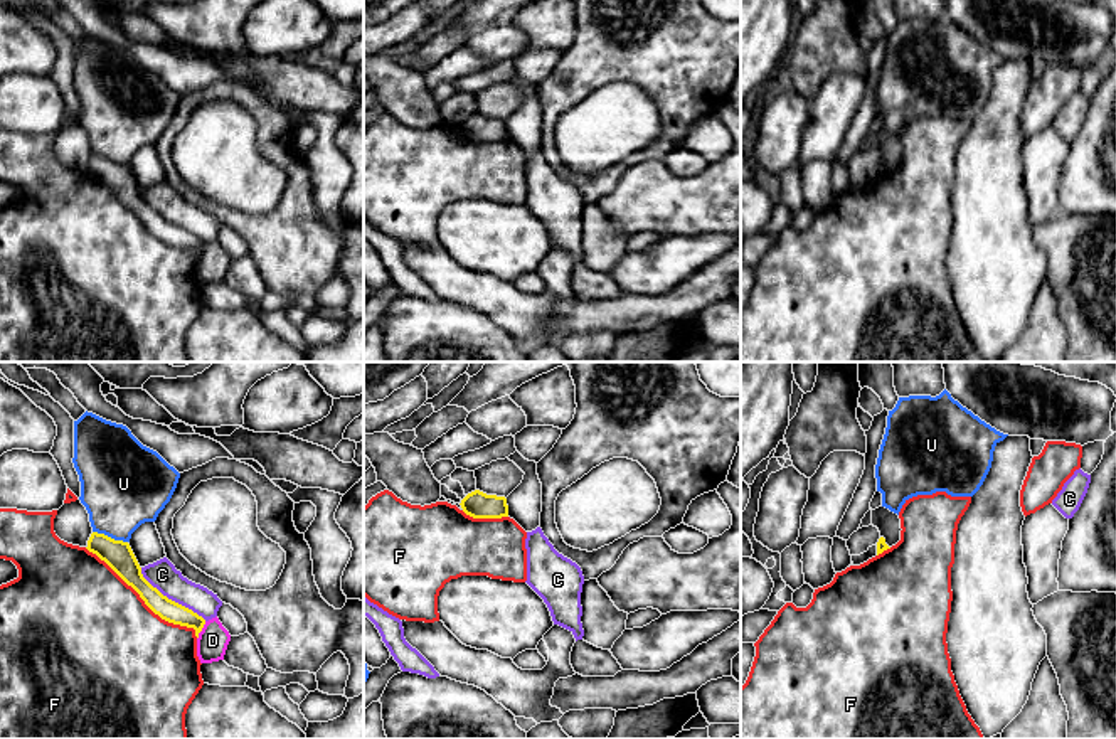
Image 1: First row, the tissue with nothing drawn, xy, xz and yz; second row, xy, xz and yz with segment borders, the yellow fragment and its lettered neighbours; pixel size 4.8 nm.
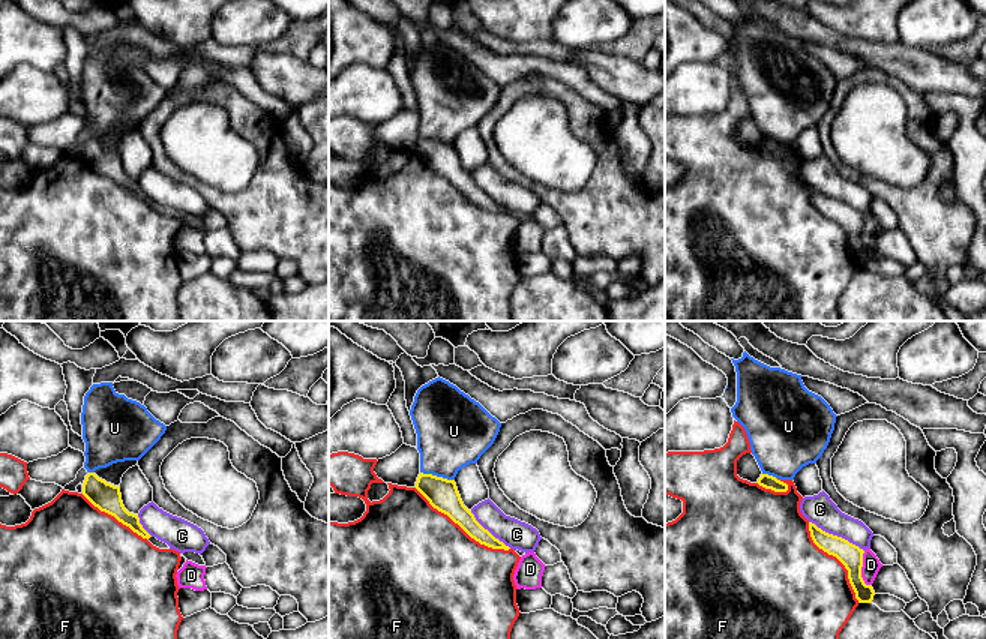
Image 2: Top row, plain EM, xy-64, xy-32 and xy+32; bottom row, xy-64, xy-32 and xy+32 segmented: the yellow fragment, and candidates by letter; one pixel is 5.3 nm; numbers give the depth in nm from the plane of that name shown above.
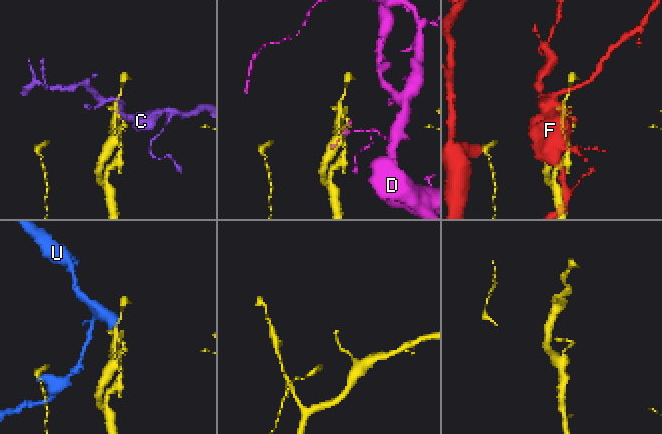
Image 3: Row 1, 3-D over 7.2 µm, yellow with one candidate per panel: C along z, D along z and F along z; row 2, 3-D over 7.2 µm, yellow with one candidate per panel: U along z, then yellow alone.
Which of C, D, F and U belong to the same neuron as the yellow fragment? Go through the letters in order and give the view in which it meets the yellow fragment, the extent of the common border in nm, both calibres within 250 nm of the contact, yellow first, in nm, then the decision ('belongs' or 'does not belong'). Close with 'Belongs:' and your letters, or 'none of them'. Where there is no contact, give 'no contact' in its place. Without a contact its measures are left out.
C: contact in xy; length 400 nm; calibres 110 and 140 nm; does not belong
D: contact in xy; length 100 nm; calibres 100 and 150 nm; does not belong
F: contact in xy; length 700 nm; calibres 140 and 500 nm; does not belong
U: contact in xy; length 180 nm; calibres 140 and 400 nm; does not belong
Belongs: none of them

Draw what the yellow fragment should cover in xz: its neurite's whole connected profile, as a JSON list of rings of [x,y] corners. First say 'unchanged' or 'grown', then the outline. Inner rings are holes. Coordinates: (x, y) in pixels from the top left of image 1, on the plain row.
unchanged; [[[480,113],[468,116],[461,123],[461,131],[473,141],[502,141],[508,140],[508,128],[505,120],[486,118]]]

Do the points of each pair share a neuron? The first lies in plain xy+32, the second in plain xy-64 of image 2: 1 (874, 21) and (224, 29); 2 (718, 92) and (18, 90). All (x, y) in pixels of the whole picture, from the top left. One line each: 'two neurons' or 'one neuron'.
1: two neurons
2: one neuron

